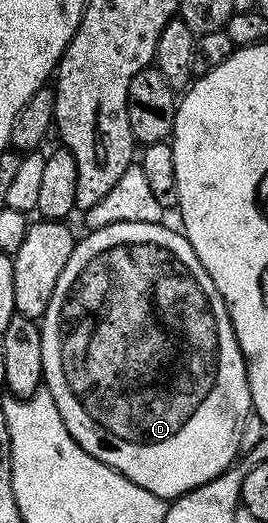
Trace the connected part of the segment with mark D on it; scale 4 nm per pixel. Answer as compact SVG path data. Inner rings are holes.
M113 223L90 230L86 234L88 237L80 236L75 242L73 255L69 255L69 263L65 263L65 271L61 271L61 279L57 279L57 287L53 287L53 299L49 299L49 307L45 307L39 327L43 379L61 411L61 419L69 435L73 435L78 445L93 455L93 459L125 475L137 483L137 487L145 487L145 491L164 499L179 498L226 472L237 457L235 448L239 445L239 424L246 419L247 413L249 417L252 412L247 365L227 314L227 304L221 299L209 271L201 267L201 259L197 259L186 236L175 229L170 229L167 223Z

